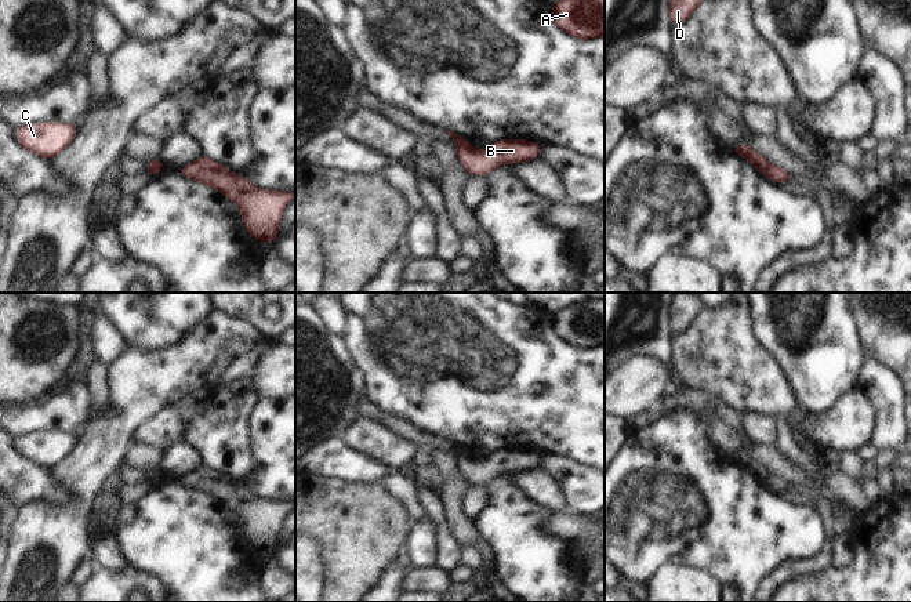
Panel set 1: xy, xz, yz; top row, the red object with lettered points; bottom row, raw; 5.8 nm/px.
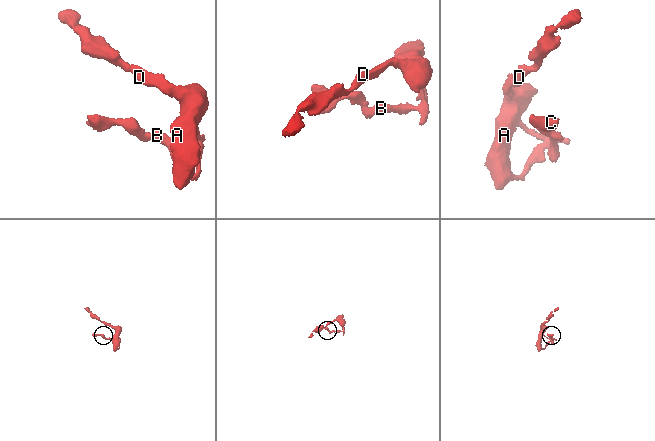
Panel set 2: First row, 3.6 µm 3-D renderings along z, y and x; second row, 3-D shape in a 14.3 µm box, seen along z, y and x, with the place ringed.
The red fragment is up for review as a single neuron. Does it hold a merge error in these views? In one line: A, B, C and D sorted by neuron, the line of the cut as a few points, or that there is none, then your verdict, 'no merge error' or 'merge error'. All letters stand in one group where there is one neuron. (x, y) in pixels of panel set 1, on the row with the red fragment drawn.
A B D / C; cut in xz along (468, 145), (456, 147); merge error

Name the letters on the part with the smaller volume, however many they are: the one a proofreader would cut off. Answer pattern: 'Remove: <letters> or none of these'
Remove: C

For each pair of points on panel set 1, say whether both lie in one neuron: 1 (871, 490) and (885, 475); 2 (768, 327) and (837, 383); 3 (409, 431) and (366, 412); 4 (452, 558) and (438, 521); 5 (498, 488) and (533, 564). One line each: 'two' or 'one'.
1: two
2: one
3: one
4: one
5: one

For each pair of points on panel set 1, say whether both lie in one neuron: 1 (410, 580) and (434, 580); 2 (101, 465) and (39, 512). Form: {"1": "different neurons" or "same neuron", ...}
{"1": "same neuron", "2": "same neuron"}

